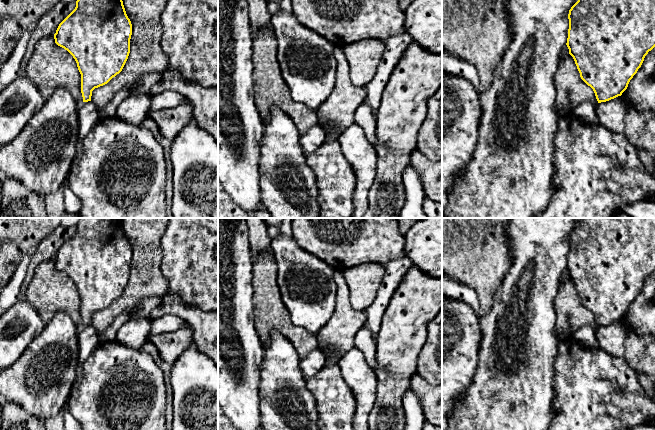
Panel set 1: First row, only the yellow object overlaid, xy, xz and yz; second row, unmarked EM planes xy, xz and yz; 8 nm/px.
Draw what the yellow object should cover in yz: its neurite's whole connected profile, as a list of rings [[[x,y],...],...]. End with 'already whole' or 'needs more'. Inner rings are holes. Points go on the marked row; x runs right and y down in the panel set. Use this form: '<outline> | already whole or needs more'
[[[578,0],[569,10],[568,19],[569,29],[566,45],[569,54],[575,61],[581,79],[593,89],[598,103],[621,96],[627,89],[630,80],[641,67],[645,56],[655,47],[655,0]]] | already whole

